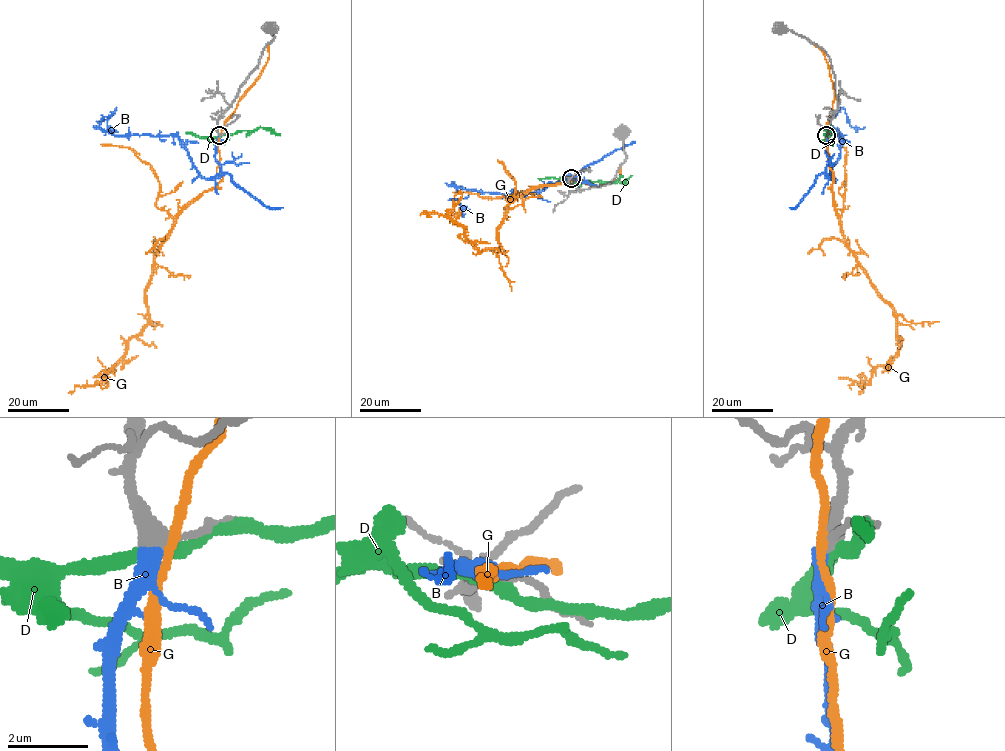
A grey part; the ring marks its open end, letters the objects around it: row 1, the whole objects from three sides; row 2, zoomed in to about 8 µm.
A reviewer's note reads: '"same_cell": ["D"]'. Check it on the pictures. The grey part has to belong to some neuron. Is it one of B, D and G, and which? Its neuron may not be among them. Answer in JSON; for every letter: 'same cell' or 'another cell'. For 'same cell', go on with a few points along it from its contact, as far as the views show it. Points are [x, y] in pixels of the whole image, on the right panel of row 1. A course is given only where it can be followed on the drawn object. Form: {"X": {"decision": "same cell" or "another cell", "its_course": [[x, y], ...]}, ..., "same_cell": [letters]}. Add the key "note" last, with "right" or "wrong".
{"B": {"decision": "same cell", "its_course": [[827, 135], [826, 171], [830, 178], [843, 136], [837, 135], [830, 120], [843, 108], [849, 124], [857, 131]]}, "D": {"decision": "another cell"}, "G": {"decision": "another cell"}, "same_cell": ["B"], "note": "wrong"}

